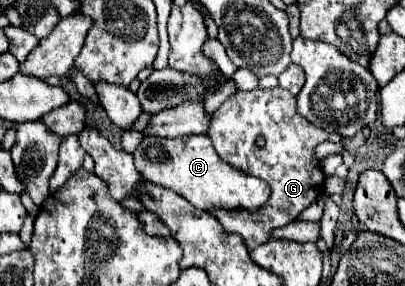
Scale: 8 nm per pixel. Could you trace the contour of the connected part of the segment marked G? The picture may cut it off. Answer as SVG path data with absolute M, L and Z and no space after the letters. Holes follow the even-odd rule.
M255 88L251 92L237 92L229 100L225 100L211 118L209 138L213 140L213 146L217 154L229 162L231 166L239 168L245 174L253 174L261 180L265 180L271 186L271 198L267 206L263 206L257 212L237 210L211 210L211 214L217 216L221 226L229 234L239 234L247 248L253 250L261 242L269 240L269 234L273 228L285 226L323 194L325 176L321 170L321 164L317 162L313 150L323 140L339 142L339 134L329 134L319 126L313 126L305 118L301 118L295 110L295 96L289 90L283 88ZM257 136L265 138L265 146L259 148L255 144Z

